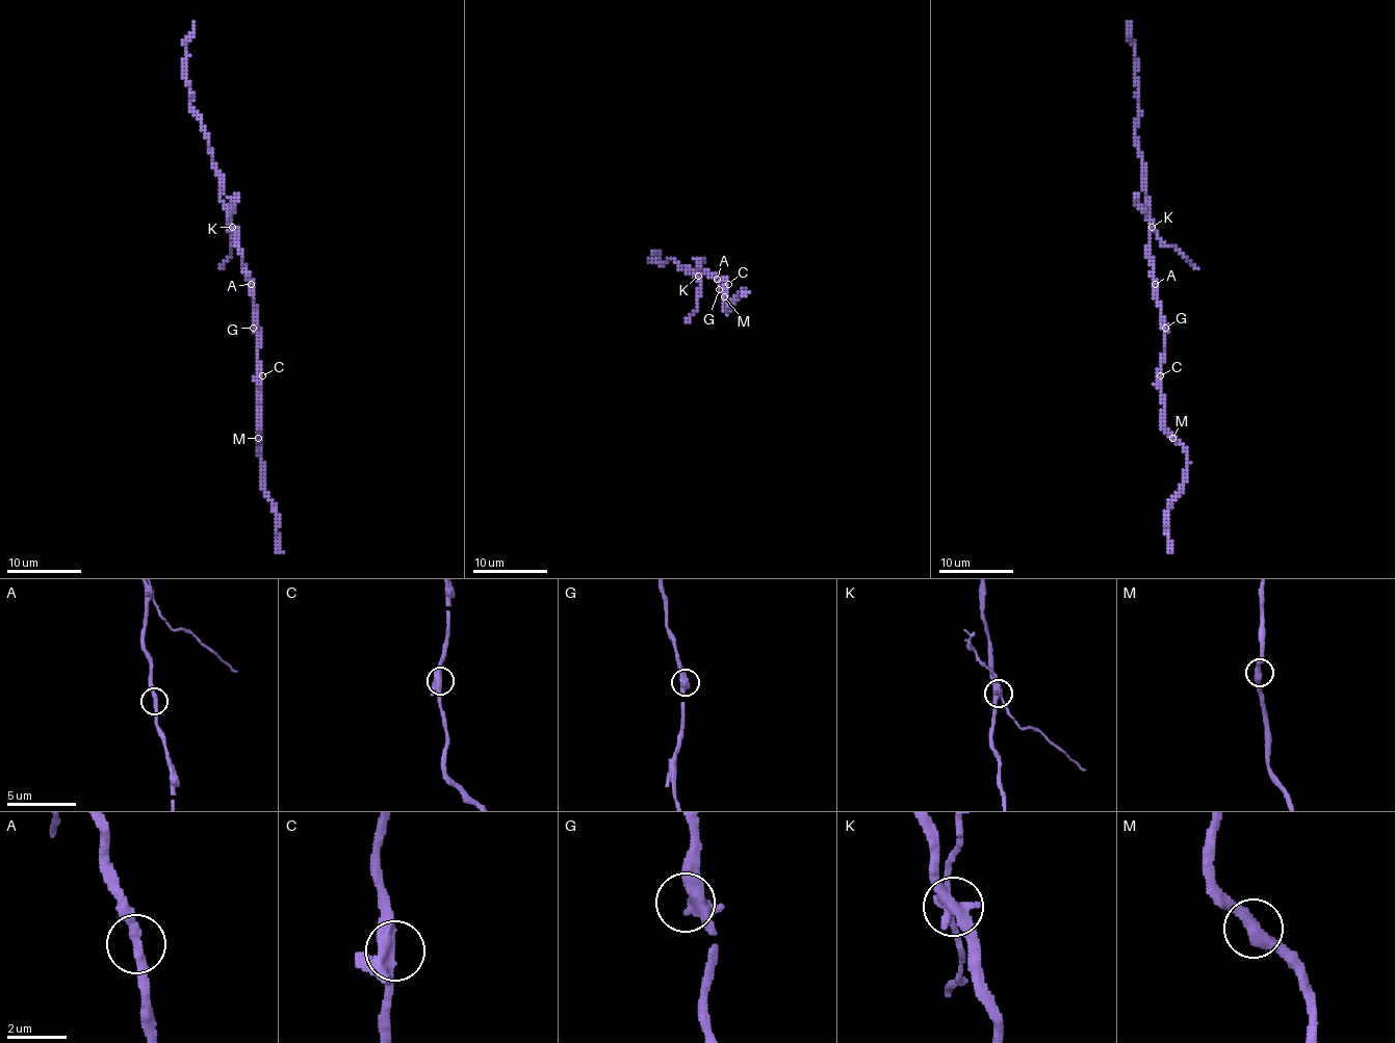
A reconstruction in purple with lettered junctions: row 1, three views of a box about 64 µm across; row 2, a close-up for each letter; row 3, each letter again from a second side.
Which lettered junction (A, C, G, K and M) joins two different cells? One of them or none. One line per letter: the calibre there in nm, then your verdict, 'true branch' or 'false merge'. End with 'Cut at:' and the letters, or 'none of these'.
A: calibre 300 nm; true branch
C: calibre 360 nm; true branch
G: calibre 360 nm; true branch
K: calibre 360 nm; false merge
M: calibre 420 nm; true branch
Cut at: K

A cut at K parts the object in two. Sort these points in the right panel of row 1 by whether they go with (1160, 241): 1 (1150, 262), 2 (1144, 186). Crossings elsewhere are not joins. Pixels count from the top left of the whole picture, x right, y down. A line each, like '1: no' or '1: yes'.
1: no
2: no

